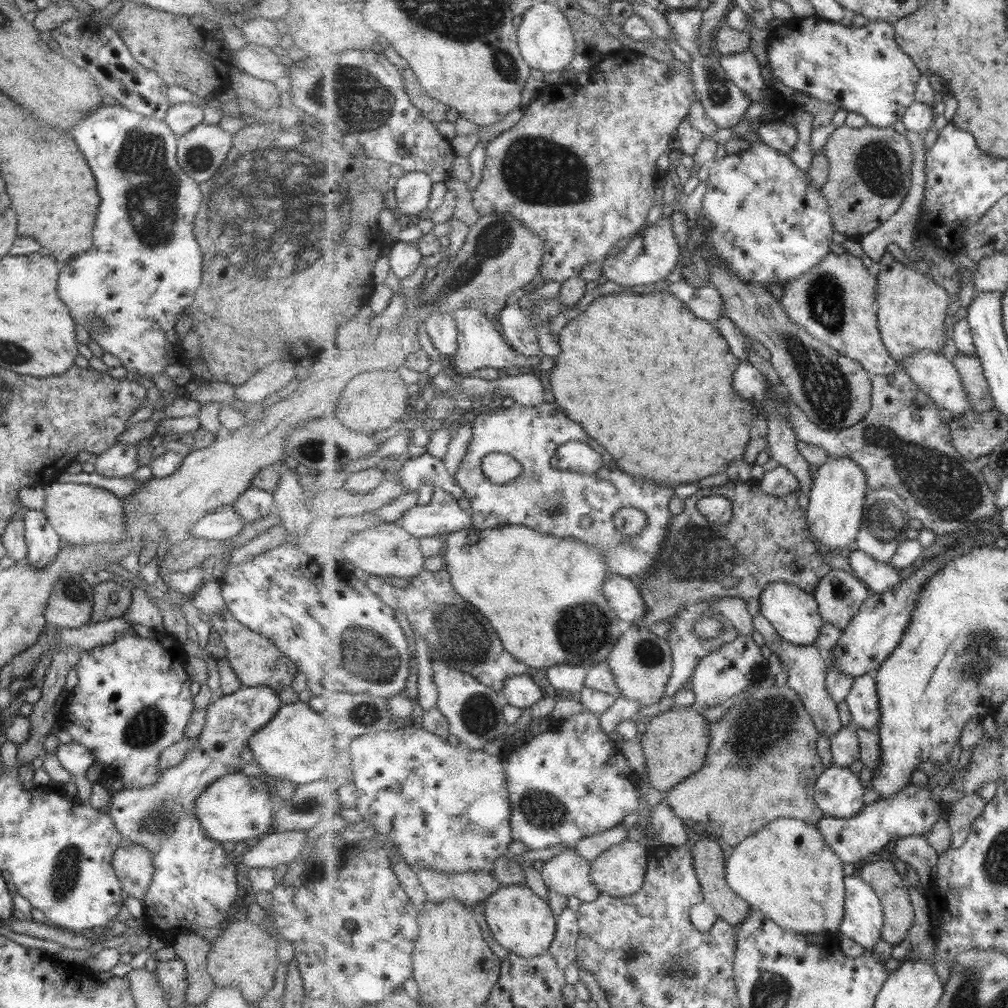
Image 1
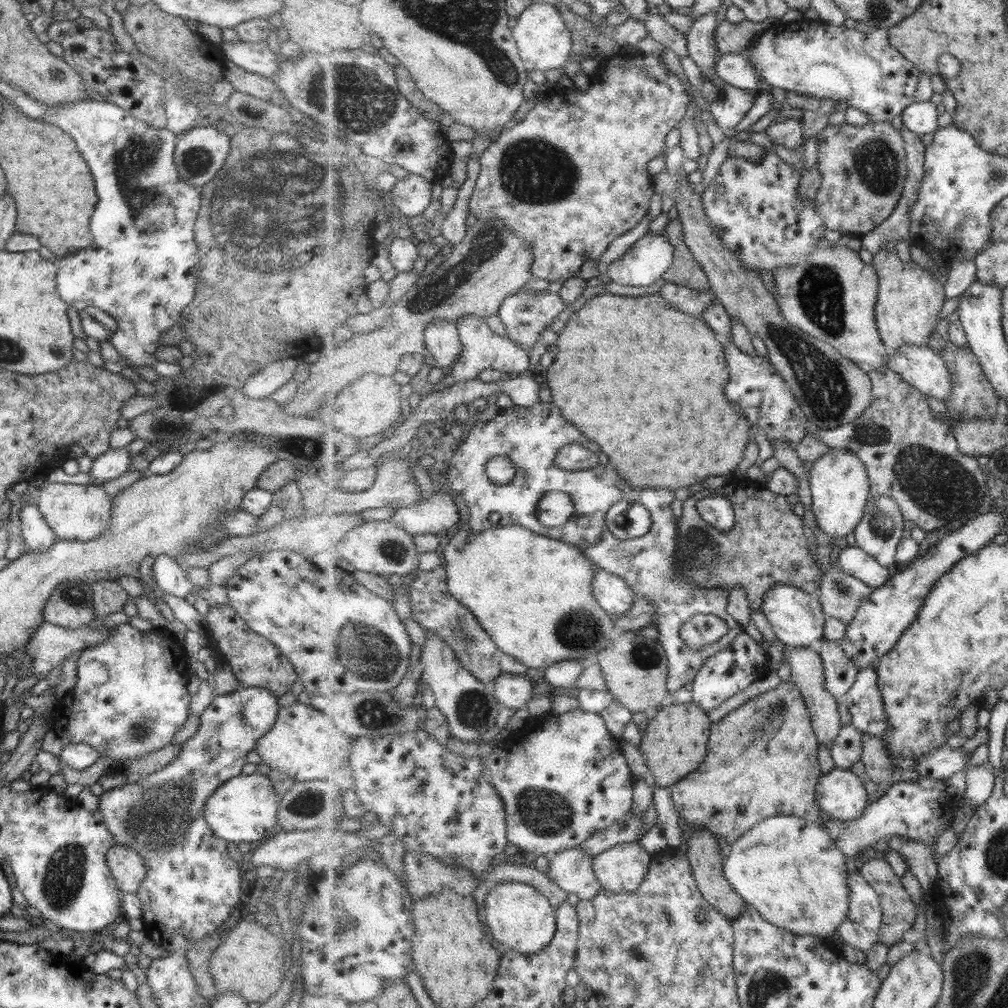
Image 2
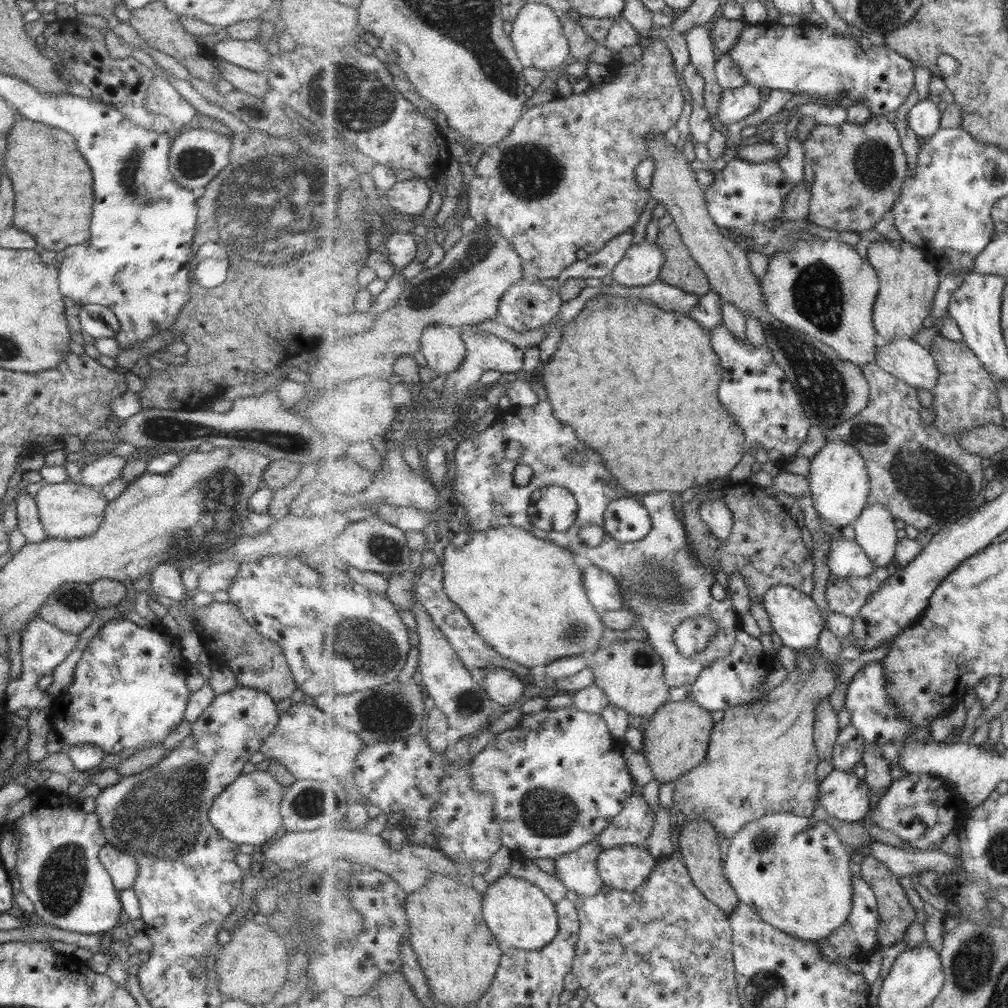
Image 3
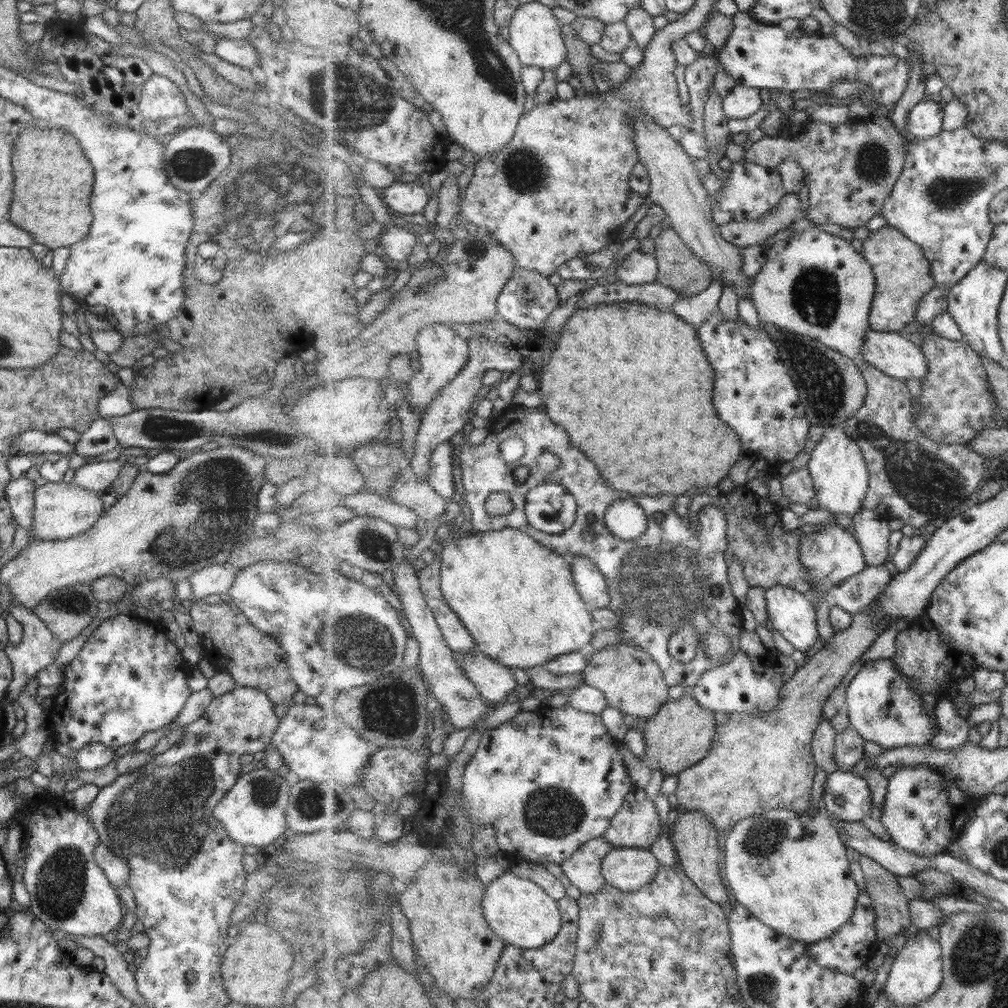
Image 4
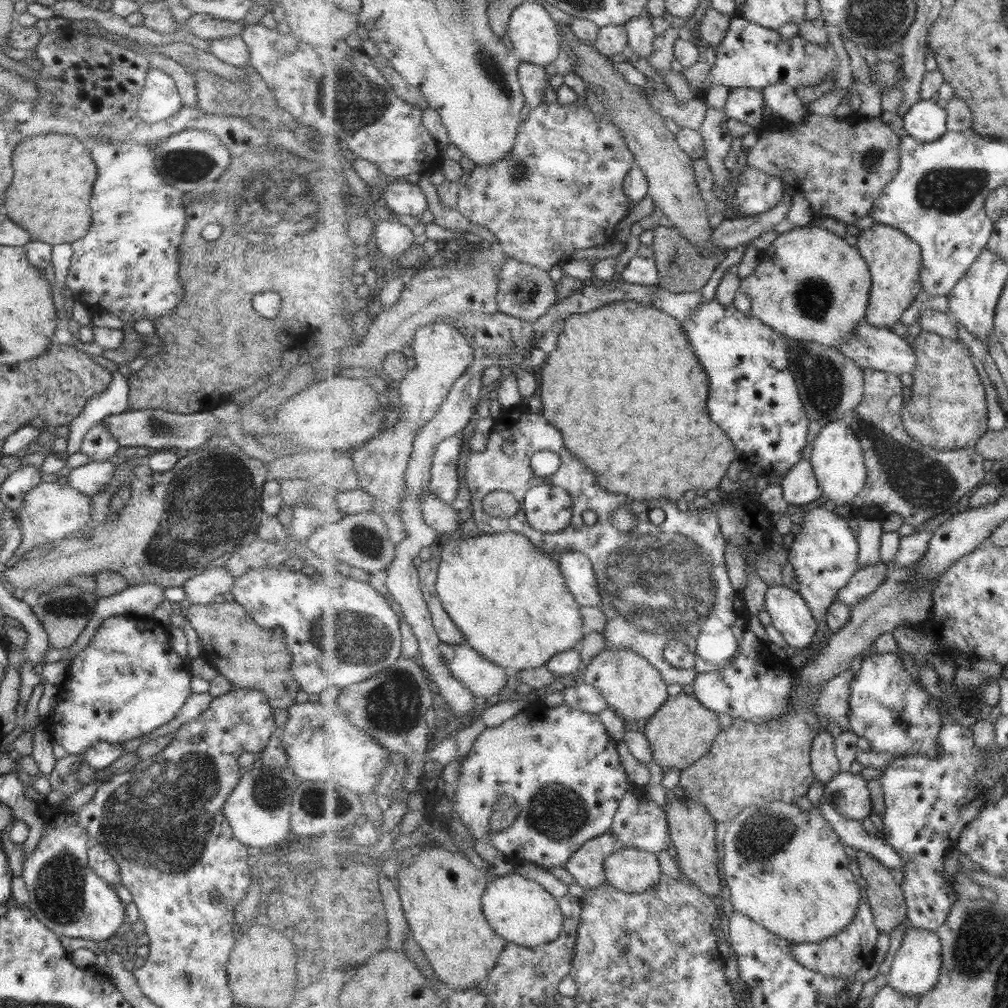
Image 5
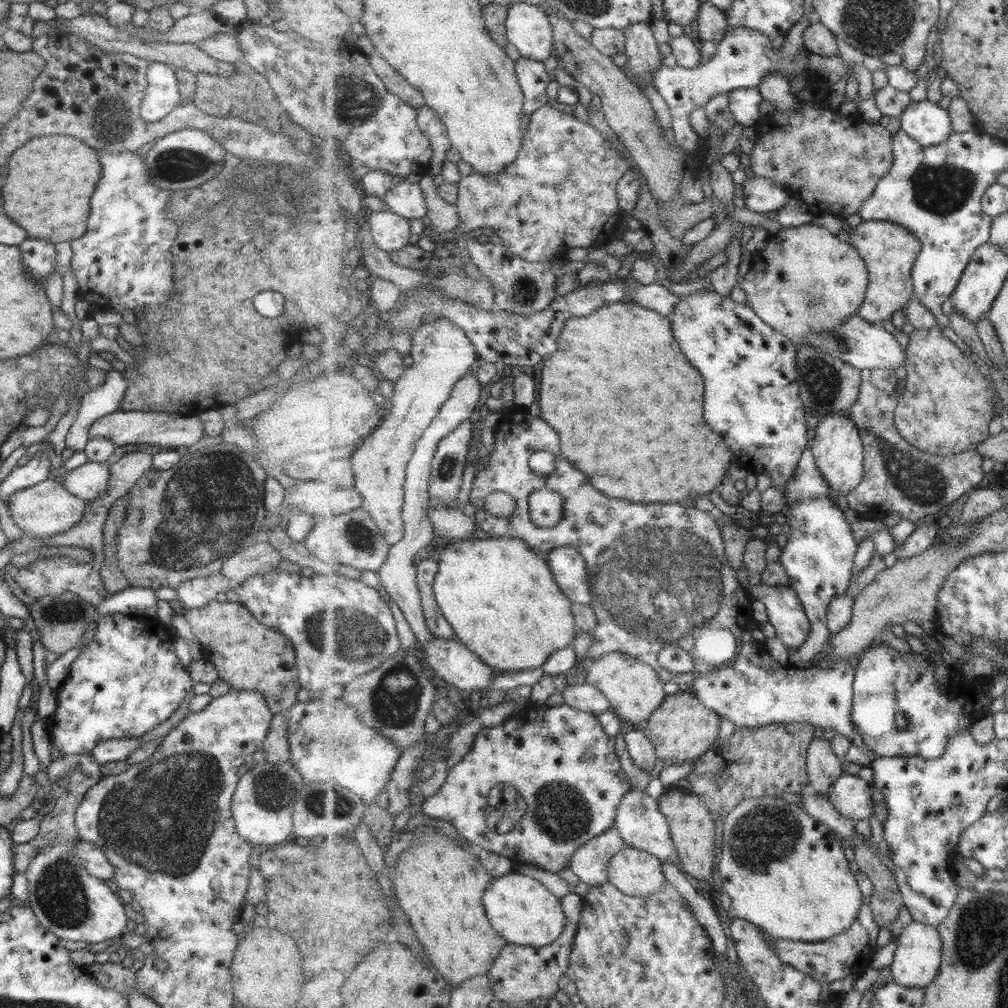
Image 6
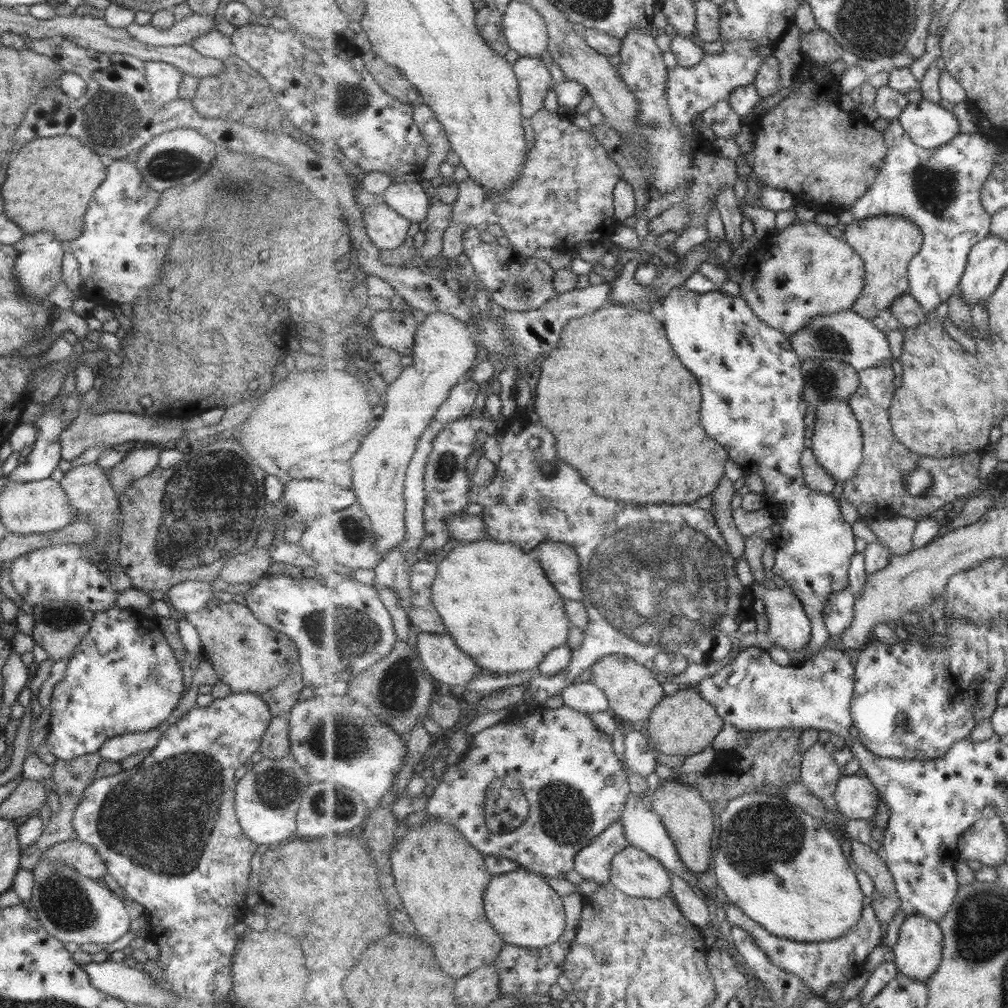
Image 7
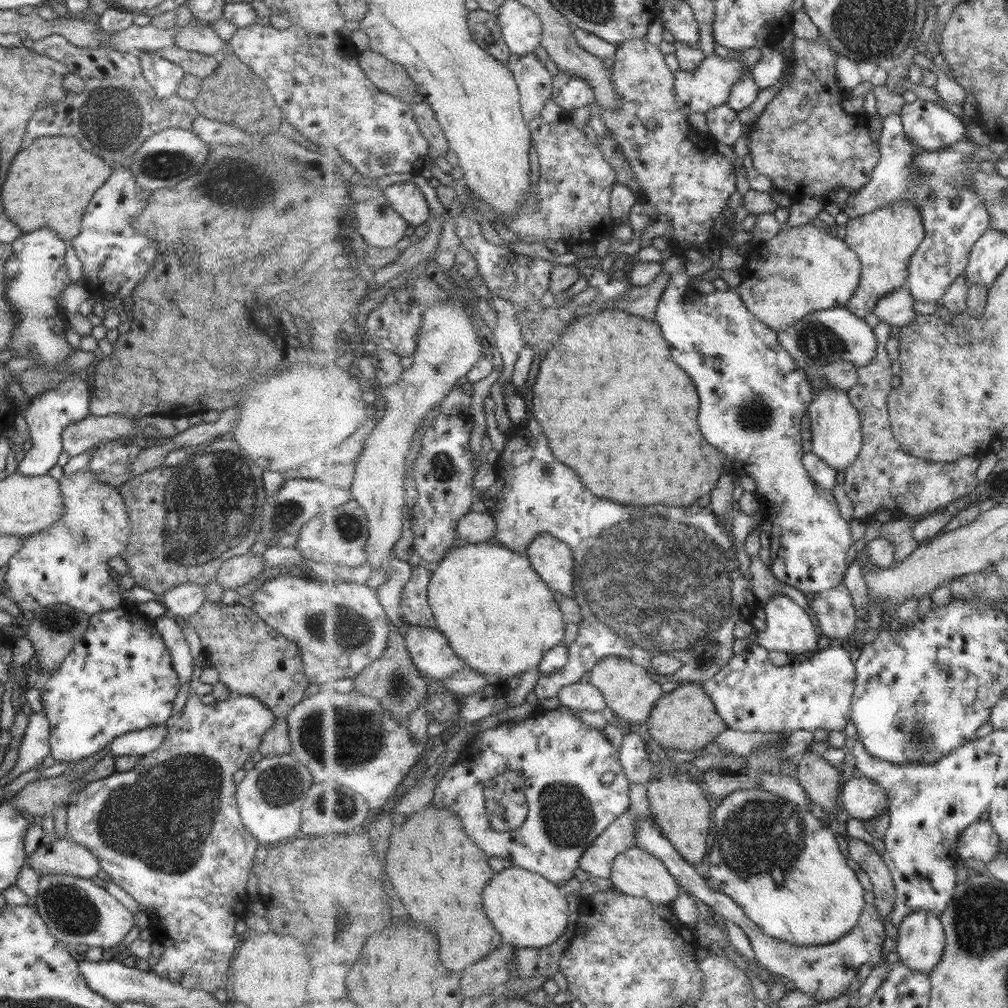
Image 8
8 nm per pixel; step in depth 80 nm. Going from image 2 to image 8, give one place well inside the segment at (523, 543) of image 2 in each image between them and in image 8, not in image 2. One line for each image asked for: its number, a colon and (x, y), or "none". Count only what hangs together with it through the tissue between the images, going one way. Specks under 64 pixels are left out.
3: (498, 576)
4: (518, 598)
5: (510, 599)
6: (501, 597)
7: (496, 600)
8: (521, 619)

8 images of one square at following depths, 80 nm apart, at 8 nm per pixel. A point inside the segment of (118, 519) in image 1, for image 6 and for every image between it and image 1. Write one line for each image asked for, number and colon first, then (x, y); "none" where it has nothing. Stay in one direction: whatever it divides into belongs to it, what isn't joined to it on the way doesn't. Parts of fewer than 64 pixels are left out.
2: (73, 512)
3: (68, 510)
4: (60, 510)
5: (48, 512)
6: (43, 509)

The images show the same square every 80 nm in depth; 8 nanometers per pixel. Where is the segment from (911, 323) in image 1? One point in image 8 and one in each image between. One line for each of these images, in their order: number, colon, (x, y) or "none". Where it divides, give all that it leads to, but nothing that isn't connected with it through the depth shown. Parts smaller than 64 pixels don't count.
2: (910, 299)
3: (909, 282)
4: (903, 272)
5: (896, 263)
6: (890, 249)
7: (887, 243)
8: (886, 239)

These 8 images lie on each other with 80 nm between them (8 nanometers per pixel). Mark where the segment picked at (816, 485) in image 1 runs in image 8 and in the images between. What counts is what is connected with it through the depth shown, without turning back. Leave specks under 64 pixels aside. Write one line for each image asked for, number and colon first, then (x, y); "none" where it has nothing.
2: (840, 483)
3: (840, 482)
4: (841, 476)
5: (838, 457)
6: (838, 448)
7: (837, 441)
8: (835, 428)

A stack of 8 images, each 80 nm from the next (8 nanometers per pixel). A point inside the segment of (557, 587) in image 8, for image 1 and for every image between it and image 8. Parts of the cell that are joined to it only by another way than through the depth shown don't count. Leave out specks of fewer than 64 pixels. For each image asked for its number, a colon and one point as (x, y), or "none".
1: (624, 595)
2: (613, 593)
3: (602, 587)
4: (592, 585)
5: (578, 569)
6: (570, 570)
7: (562, 563)

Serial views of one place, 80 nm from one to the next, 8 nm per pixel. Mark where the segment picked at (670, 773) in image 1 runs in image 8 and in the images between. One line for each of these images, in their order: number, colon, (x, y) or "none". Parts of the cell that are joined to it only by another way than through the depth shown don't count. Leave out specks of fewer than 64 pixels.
2: (675, 743)
3: (677, 739)
4: (681, 734)
5: (683, 731)
6: (682, 729)
7: (684, 723)
8: (687, 719)

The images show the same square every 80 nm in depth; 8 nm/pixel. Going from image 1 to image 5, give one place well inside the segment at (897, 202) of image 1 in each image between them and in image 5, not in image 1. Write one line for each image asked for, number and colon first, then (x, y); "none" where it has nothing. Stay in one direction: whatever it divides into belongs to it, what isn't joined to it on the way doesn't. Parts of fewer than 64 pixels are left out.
2: (864, 168)
3: (859, 168)
4: (851, 168)
5: (843, 166)

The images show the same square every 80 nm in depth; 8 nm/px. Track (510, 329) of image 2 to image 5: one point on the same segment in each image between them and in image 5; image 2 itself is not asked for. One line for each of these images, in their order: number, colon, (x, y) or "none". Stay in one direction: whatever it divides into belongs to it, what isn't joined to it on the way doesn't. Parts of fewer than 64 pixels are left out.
3: (528, 304)
4: (528, 299)
5: (526, 292)

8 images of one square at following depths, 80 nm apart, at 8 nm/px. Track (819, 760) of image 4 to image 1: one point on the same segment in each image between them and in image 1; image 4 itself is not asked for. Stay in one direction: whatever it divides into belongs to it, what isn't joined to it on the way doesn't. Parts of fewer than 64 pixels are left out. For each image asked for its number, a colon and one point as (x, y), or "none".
1: (806, 667)
2: (807, 668)
3: (827, 729)

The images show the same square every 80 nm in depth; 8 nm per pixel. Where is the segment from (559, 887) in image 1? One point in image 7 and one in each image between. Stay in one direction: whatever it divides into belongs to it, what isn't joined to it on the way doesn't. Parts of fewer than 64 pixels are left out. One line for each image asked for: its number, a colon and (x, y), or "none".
2: (572, 870)
3: (578, 870)
4: (584, 869)
5: (587, 866)
6: (590, 863)
7: (594, 862)

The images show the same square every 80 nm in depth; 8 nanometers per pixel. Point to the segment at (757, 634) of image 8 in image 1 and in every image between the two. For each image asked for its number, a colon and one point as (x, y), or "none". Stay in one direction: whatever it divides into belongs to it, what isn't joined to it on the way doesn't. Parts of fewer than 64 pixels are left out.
1: (795, 613)
2: (798, 618)
3: (795, 615)
4: (792, 613)
5: (791, 616)
6: (786, 613)
7: (789, 626)

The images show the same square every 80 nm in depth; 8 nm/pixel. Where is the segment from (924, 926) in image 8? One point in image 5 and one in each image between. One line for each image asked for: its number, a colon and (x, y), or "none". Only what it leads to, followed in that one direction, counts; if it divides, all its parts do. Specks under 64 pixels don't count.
5: (916, 968)
6: (917, 960)
7: (918, 953)

